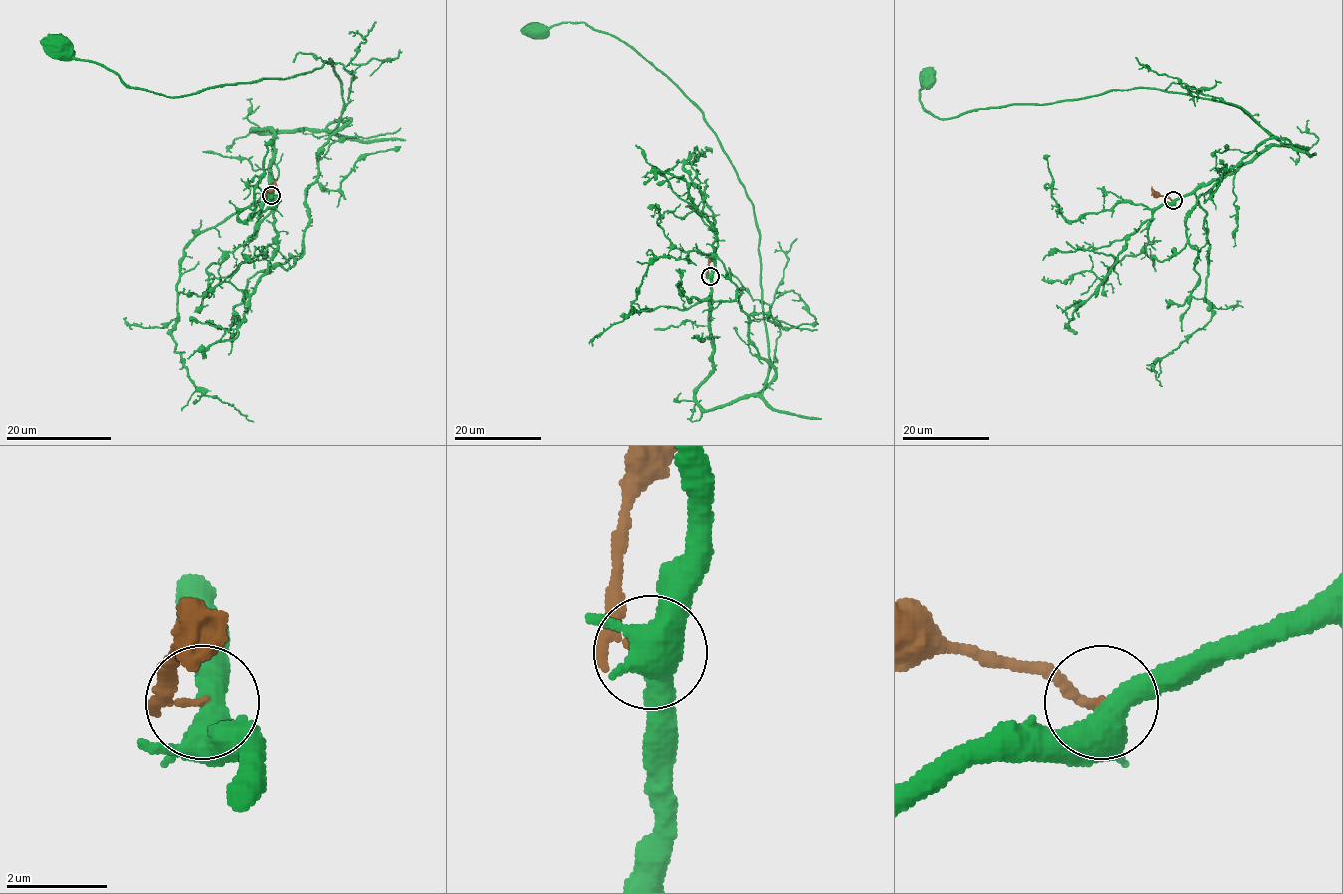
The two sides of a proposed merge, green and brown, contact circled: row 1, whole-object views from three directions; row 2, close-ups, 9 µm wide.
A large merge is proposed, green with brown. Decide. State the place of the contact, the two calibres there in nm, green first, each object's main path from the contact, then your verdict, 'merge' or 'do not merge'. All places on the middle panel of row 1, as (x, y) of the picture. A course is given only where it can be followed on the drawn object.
place (710, 276); calibres 460 and 100 nm; course green (710, 277), (705, 410), (755, 396), (770, 366), (744, 184), (704, 113), (633, 49), (583, 22), (537, 29); course brown (710, 277), (708, 262), (714, 255); do not merge

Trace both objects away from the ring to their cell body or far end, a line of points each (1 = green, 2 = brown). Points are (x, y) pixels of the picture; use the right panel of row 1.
1: (1174, 200), (1271, 146), (1307, 148), (1269, 135), (1242, 110), (1153, 88), (946, 119), (919, 100), (926, 79)
2: (1174, 200), (1159, 195), (1152, 186)

